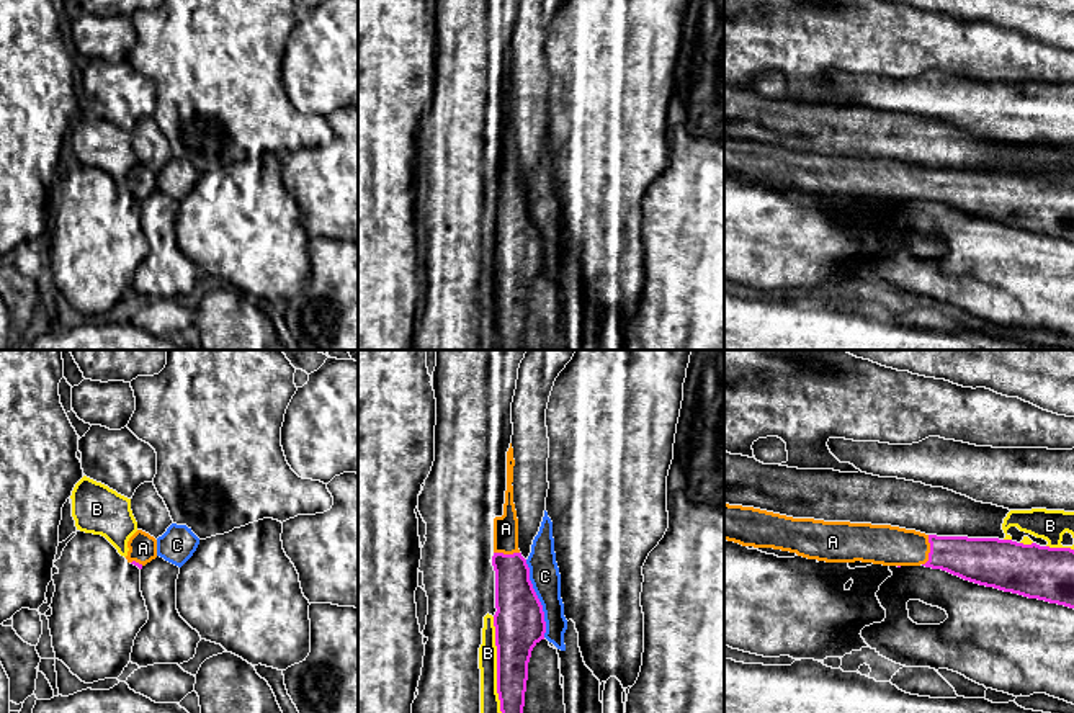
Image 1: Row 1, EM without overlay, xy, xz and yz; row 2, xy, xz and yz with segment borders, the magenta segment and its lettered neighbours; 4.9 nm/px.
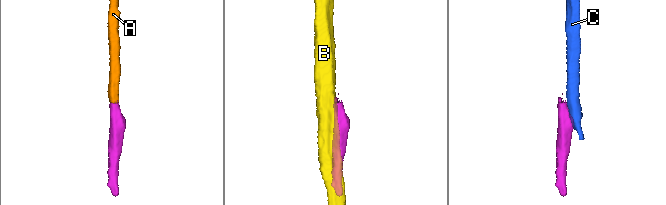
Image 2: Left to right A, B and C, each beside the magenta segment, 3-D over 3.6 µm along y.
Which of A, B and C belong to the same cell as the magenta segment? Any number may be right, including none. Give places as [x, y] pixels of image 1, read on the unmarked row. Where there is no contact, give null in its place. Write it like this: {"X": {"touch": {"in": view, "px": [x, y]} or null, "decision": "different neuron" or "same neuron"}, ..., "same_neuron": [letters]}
{"A": {"touch": {"in": "yz", "px": [930, 183]}, "decision": "same neuron"}, "B": {"touch": {"in": "xz", "px": [497, 300]}, "decision": "different neuron"}, "C": {"touch": {"in": "xz", "px": [538, 233]}, "decision": "different neuron"}, "same_neuron": ["A"]}

